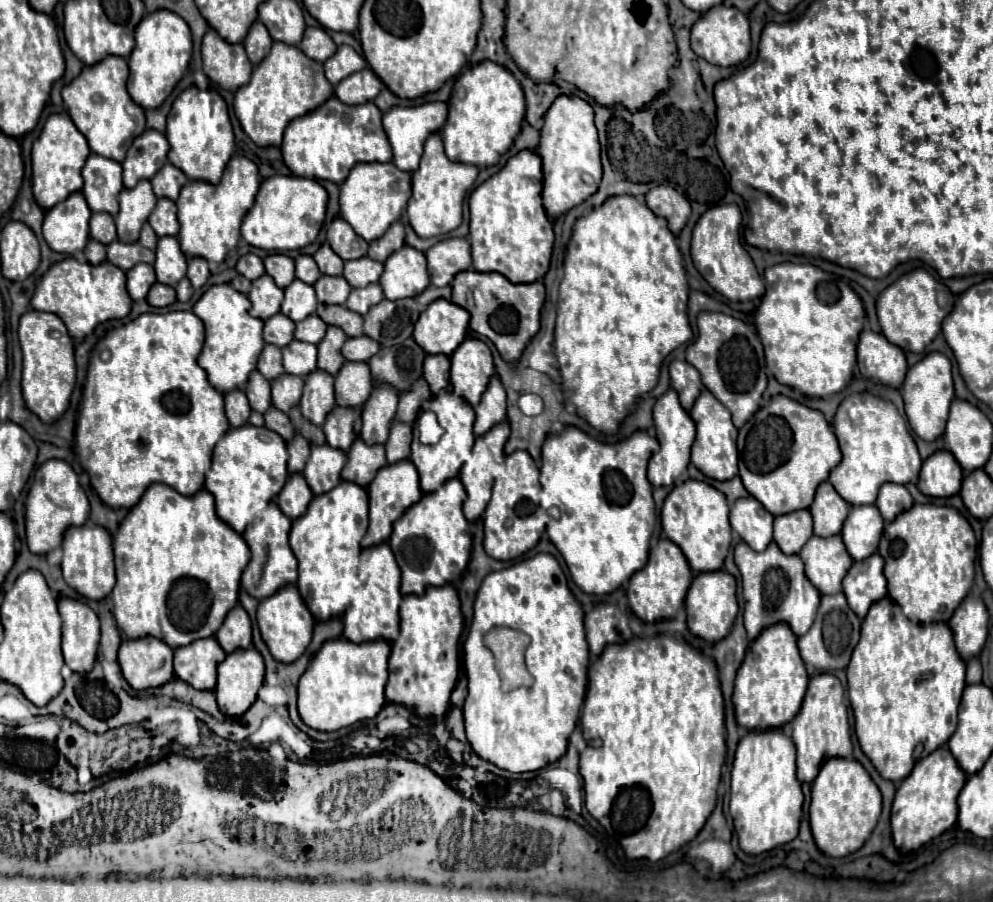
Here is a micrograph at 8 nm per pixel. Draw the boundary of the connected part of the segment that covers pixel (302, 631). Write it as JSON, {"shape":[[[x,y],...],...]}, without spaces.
{"shape":[[[288,584],[284,588],[276,590],[270,598],[260,600],[256,620],[258,620],[258,626],[260,626],[260,634],[262,634],[264,642],[268,644],[272,656],[278,658],[278,662],[284,662],[284,664],[290,664],[298,656],[304,654],[304,650],[310,644],[312,628],[314,628],[314,622],[316,622],[294,584]]]}

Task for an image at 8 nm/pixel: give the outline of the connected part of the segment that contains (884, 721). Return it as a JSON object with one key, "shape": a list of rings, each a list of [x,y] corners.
{"shape":[[[888,596],[874,602],[862,620],[860,642],[854,648],[846,674],[848,700],[854,712],[858,742],[862,746],[862,752],[886,780],[898,782],[906,778],[918,760],[946,744],[950,734],[954,734],[958,724],[958,704],[966,686],[966,662],[958,654],[954,646],[954,634],[946,622],[912,622]]]}

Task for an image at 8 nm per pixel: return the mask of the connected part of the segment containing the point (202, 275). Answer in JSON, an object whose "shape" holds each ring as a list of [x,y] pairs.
{"shape":[[[198,256],[188,258],[188,274],[186,276],[190,278],[194,288],[200,288],[208,280],[208,276],[210,276],[208,262],[204,258],[198,258]]]}

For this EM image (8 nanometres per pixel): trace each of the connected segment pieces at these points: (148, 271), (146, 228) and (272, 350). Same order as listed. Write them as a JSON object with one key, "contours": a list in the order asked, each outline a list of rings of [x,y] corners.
{"contours":[[[[138,264],[134,268],[130,268],[126,272],[128,276],[128,294],[132,300],[142,300],[148,296],[148,290],[152,288],[152,284],[156,282],[156,274],[152,264]]],[[[144,222],[144,226],[142,226],[142,232],[140,232],[140,240],[138,240],[142,246],[146,246],[146,248],[150,248],[150,250],[154,250],[156,248],[156,242],[158,242],[158,236],[156,236],[156,232],[152,230],[152,226],[148,224],[148,222]]],[[[266,344],[260,358],[258,358],[258,372],[270,380],[278,378],[278,374],[284,374],[282,368],[282,350],[278,346]]]]}

